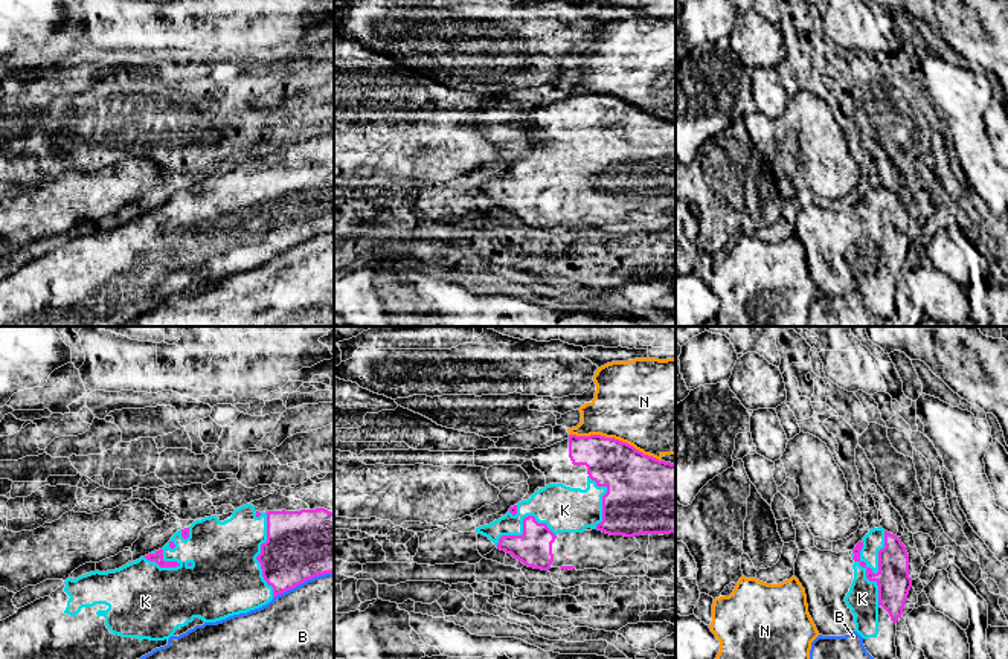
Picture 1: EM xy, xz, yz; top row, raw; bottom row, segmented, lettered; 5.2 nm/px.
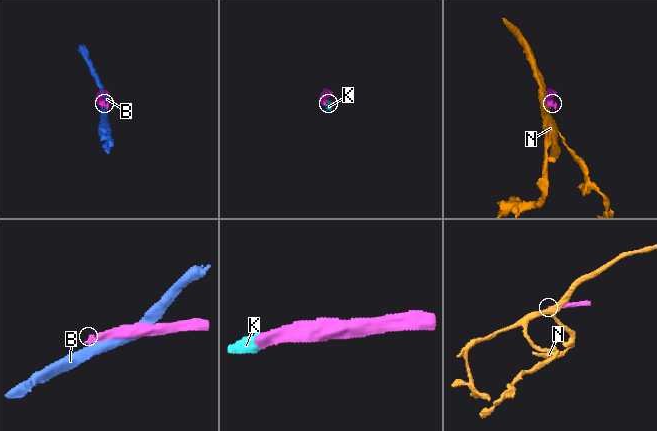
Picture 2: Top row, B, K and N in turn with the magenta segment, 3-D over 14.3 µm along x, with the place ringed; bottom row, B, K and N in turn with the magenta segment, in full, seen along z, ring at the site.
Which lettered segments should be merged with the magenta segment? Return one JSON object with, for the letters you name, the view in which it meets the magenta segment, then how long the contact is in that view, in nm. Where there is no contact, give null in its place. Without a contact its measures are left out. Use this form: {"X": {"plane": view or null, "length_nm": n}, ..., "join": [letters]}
{"K": {"plane": "yz", "length_nm": 400}, "join": ["K"]}

